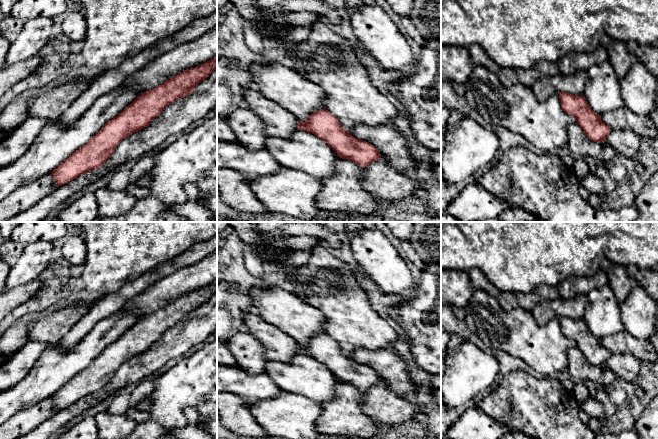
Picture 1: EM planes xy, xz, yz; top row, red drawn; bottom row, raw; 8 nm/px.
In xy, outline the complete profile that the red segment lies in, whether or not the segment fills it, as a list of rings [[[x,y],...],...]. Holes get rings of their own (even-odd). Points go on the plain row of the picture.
[[[217,279],[204,288],[177,298],[155,313],[141,317],[87,368],[51,396],[56,409],[64,409],[103,390],[123,363],[149,350],[168,329],[187,321],[216,293]]]

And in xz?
[[[326,333],[313,336],[307,345],[299,344],[298,354],[313,357],[324,364],[340,382],[351,384],[362,392],[381,382],[376,371],[350,359],[338,342]]]

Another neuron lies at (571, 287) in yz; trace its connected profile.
[[[599,270],[590,277],[567,277],[558,286],[560,298],[563,301],[575,299],[578,295],[587,295],[593,289],[600,289],[608,284],[608,278],[604,271]]]

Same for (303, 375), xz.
[[[301,354],[287,362],[267,360],[264,372],[283,392],[303,395],[318,403],[332,400],[340,383],[324,364]]]

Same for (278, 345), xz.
[[[257,313],[246,314],[243,323],[239,325],[239,330],[246,331],[261,342],[267,360],[287,362],[298,354],[299,343],[292,336],[281,331],[278,327],[265,322]]]

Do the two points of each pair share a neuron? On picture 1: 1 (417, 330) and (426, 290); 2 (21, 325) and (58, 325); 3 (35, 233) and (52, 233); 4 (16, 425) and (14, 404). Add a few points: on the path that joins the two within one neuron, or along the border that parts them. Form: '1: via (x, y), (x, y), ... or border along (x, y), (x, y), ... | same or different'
1: via (419, 320), (420, 311), (426, 305), (426, 300) | same
2: border along (49, 314), (29, 323), (28, 340) | different
3: via (39, 232), (48, 232) | same
4: border along (37, 404), (19, 410), (10, 418) | different

